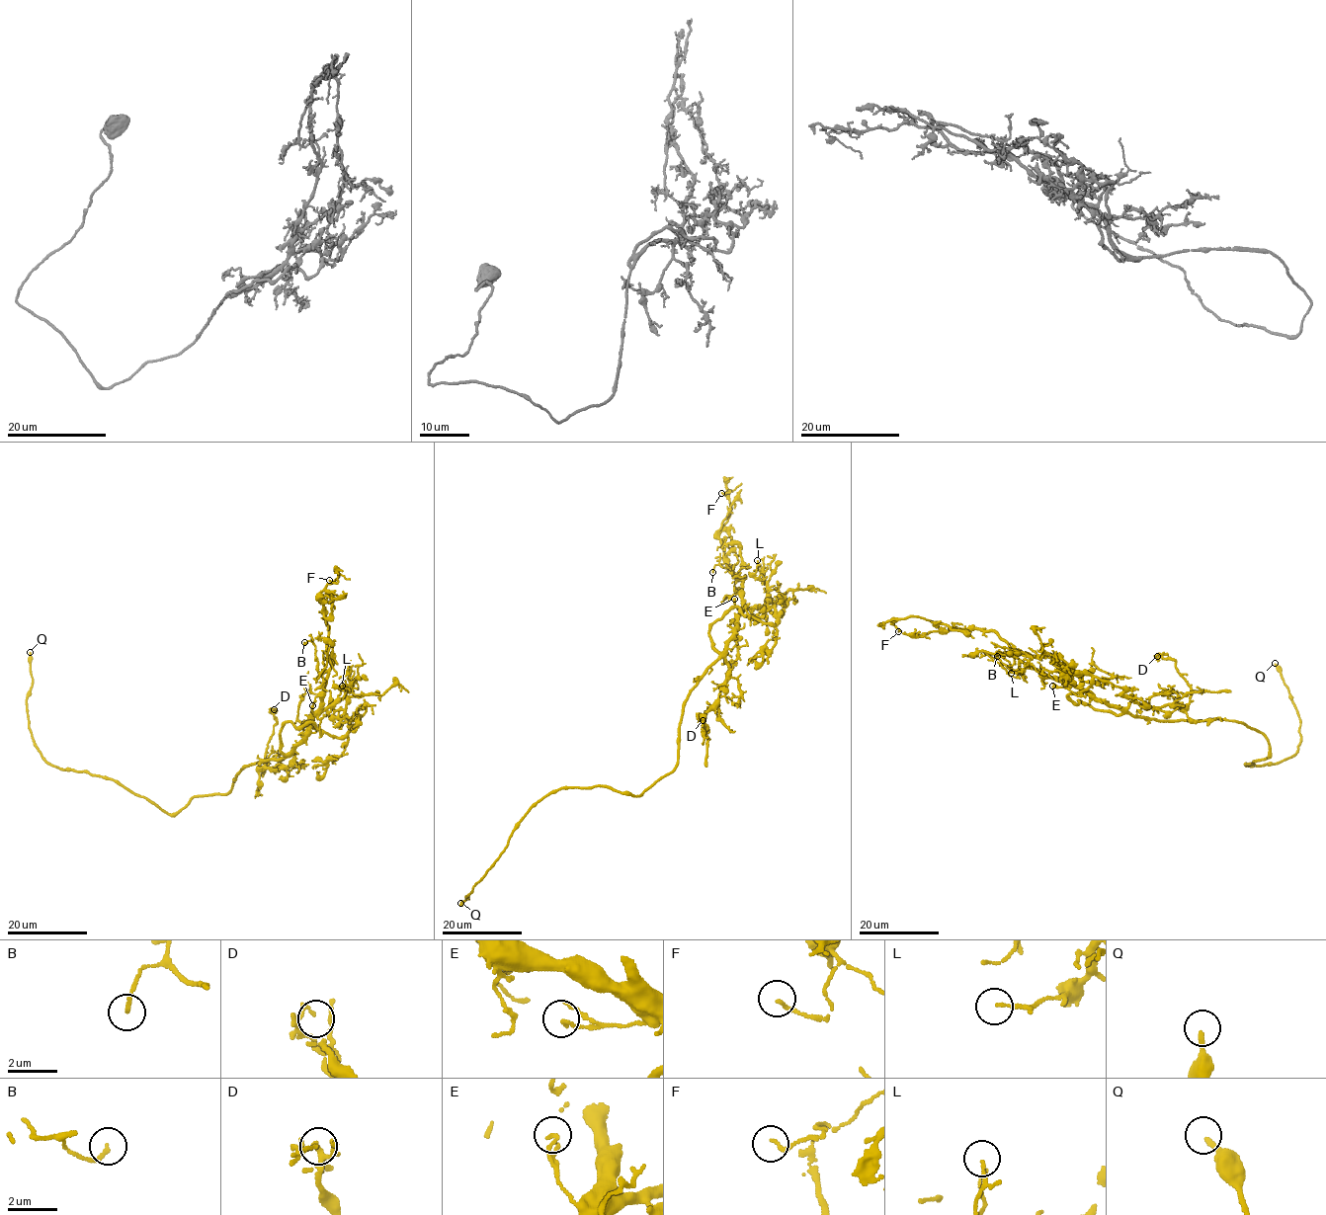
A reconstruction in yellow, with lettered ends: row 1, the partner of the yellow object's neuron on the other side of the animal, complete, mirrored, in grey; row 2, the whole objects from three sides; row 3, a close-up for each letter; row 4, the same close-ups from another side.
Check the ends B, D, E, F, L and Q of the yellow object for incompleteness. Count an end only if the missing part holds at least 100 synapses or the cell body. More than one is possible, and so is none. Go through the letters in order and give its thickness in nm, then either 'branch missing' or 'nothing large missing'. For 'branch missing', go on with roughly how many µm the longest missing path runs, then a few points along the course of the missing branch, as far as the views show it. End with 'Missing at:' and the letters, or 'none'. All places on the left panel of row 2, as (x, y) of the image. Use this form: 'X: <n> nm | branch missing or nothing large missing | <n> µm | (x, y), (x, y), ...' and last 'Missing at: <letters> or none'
B: 130 nm | nothing large missing
D: 120 nm | nothing large missing
E: 140 nm | nothing large missing
F: 130 nm | nothing large missing
L: 120 nm | nothing large missing
Q: 200 nm | branch missing | 50 µm
Missing at: Q

